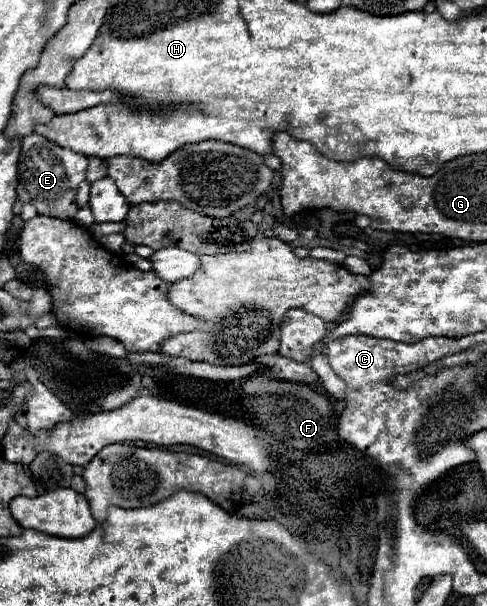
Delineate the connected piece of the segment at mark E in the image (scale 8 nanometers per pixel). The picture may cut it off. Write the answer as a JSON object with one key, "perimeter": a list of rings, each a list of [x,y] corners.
{"perimeter":[[[30,134],[22,140],[22,152],[18,162],[18,200],[36,206],[38,214],[72,220],[78,212],[76,188],[86,178],[88,158],[62,148],[40,134]]]}

